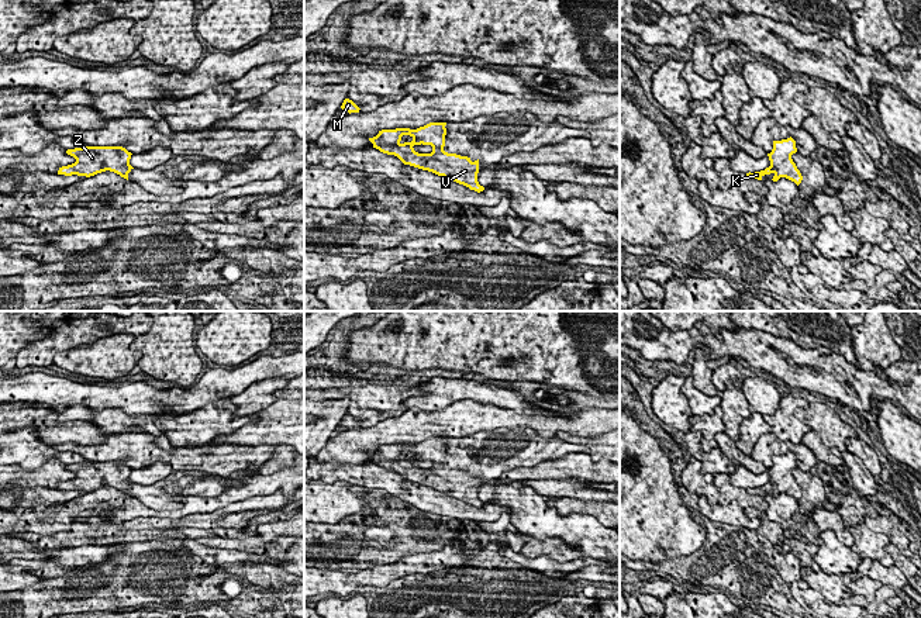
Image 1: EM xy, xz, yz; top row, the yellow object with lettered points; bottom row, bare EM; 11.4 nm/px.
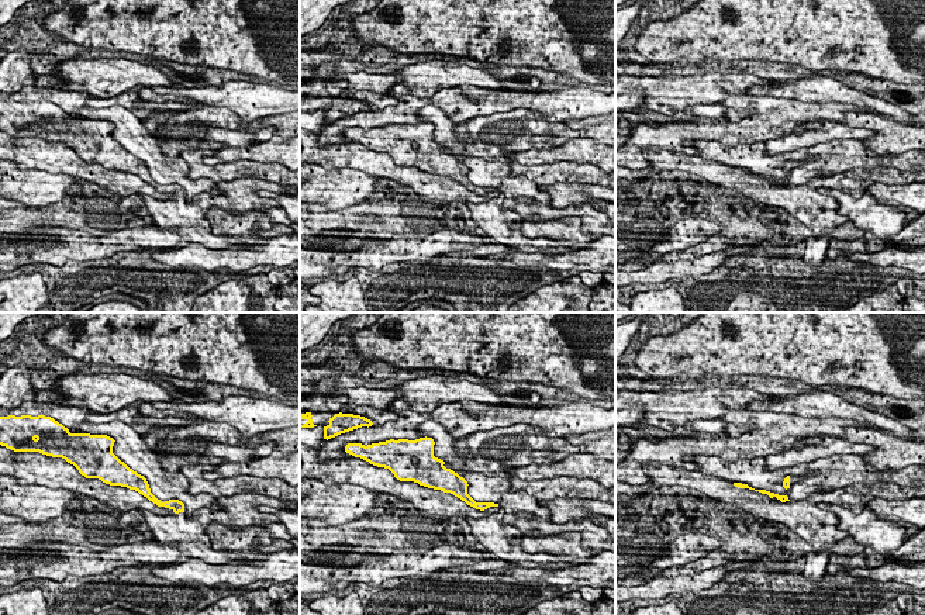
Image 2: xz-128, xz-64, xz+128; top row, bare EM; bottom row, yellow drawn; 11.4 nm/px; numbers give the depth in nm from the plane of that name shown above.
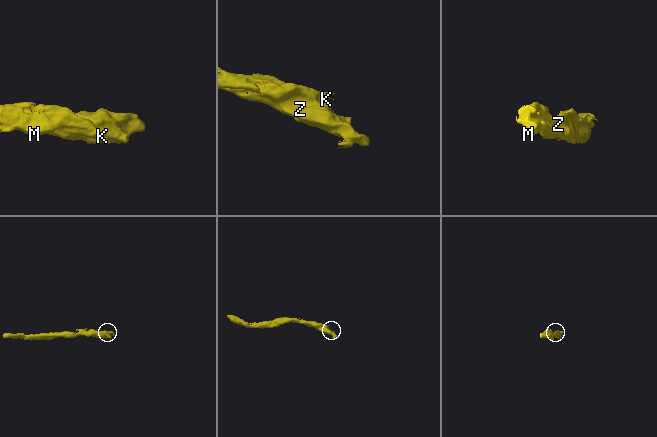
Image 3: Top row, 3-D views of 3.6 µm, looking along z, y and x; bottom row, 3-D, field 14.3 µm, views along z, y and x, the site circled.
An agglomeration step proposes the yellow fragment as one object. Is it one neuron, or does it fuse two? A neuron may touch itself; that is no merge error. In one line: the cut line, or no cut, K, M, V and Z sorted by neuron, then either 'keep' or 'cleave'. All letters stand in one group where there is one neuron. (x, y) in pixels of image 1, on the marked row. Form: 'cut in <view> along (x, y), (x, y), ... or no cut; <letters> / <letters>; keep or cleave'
no cut; K M V Z; keep

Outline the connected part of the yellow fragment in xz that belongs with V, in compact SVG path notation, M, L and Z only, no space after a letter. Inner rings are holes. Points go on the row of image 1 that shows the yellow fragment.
M430 122L417 130L396 128L382 130L369 141L373 148L383 153L397 156L404 165L432 172L453 180L477 193L484 187L477 182L479 159L472 162L468 156L448 153L444 151L446 122ZM414 145L431 145L431 153L418 153Z

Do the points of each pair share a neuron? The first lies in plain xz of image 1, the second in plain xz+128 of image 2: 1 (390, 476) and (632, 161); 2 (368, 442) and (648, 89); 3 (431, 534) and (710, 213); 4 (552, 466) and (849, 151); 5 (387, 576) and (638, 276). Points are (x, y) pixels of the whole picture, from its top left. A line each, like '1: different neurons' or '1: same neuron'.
1: different neurons
2: different neurons
3: same neuron
4: same neuron
5: same neuron

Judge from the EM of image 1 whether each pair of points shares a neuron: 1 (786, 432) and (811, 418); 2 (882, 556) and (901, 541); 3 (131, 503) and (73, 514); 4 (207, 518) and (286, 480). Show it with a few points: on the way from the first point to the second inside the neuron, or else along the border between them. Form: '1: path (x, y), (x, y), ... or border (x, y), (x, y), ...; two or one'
1: border (809, 403), (794, 415), (811, 428); two
2: border (863, 522), (871, 530), (882, 532), (890, 542); two
3: path (117, 500), (114, 497), (95, 497), (88, 501); one
4: border (286, 497), (280, 490), (276, 490), (234, 503); two

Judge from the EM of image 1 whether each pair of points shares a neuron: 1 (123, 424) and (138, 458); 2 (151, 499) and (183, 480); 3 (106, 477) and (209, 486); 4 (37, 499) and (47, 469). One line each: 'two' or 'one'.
1: two
2: one
3: one
4: two

